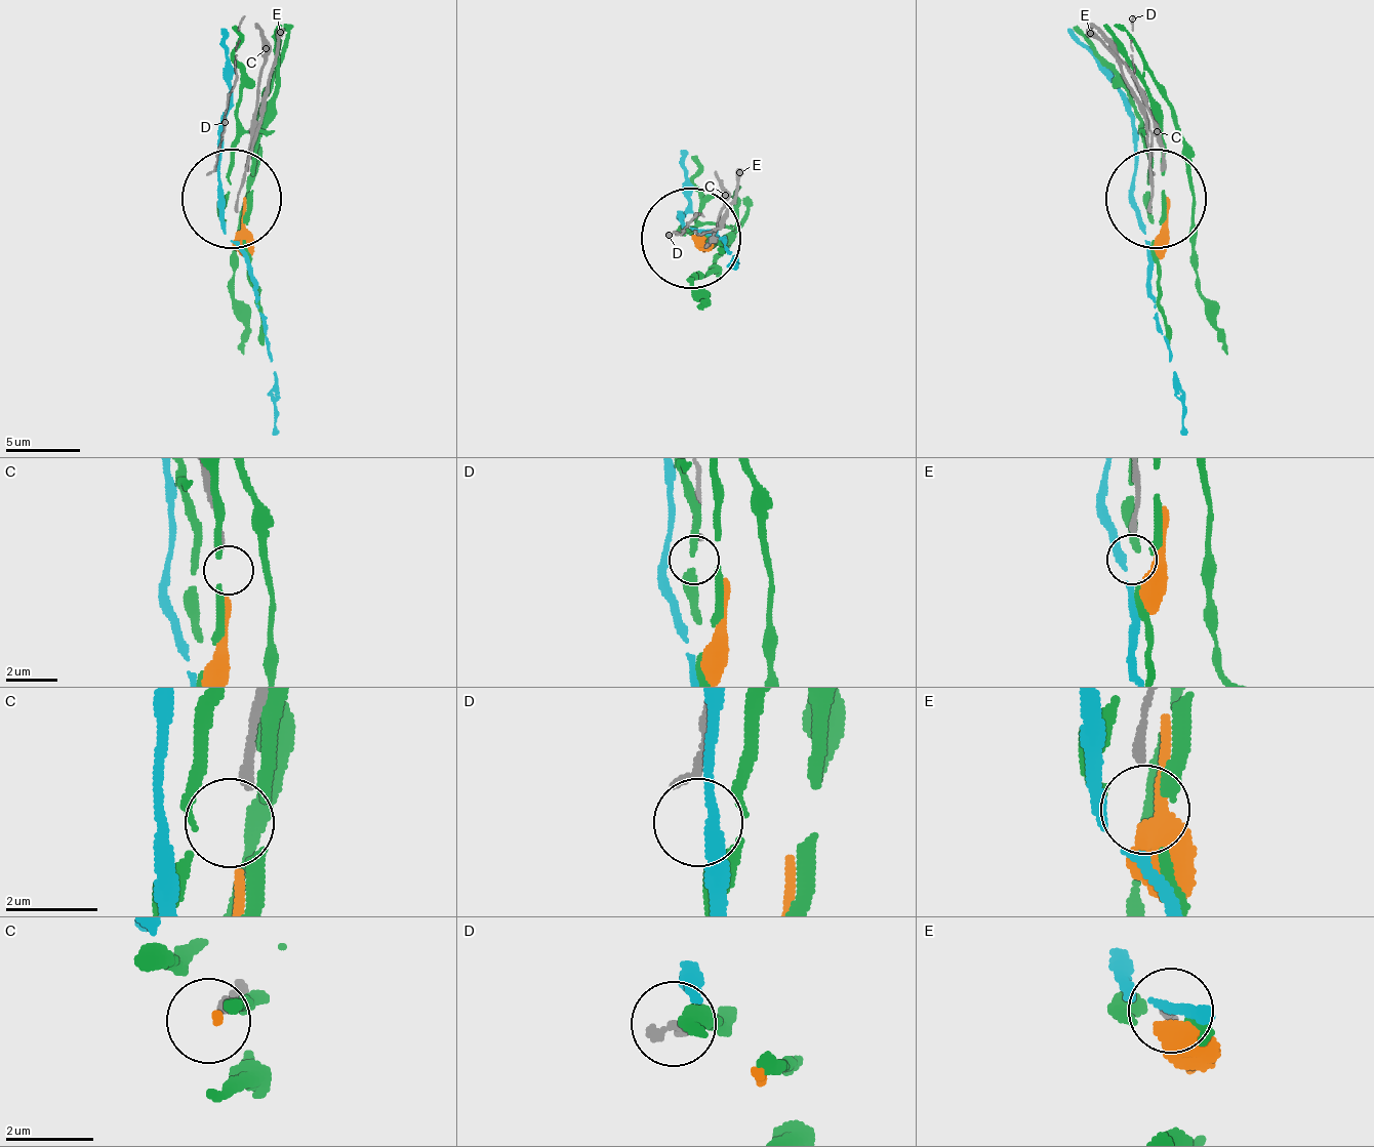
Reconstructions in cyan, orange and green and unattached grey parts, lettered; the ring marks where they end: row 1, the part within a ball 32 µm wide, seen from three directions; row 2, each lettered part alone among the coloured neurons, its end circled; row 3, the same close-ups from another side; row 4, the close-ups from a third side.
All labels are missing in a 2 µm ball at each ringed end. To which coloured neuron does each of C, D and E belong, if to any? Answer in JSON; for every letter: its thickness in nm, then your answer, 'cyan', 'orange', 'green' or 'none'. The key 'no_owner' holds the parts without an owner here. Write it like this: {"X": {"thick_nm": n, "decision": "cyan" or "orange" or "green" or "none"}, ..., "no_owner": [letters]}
{"C": {"thick_nm": 280, "decision": "orange"}, "D": {"thick_nm": 170, "decision": "none"}, "E": {"thick_nm": 190, "decision": "cyan"}, "no_owner": ["D"]}

